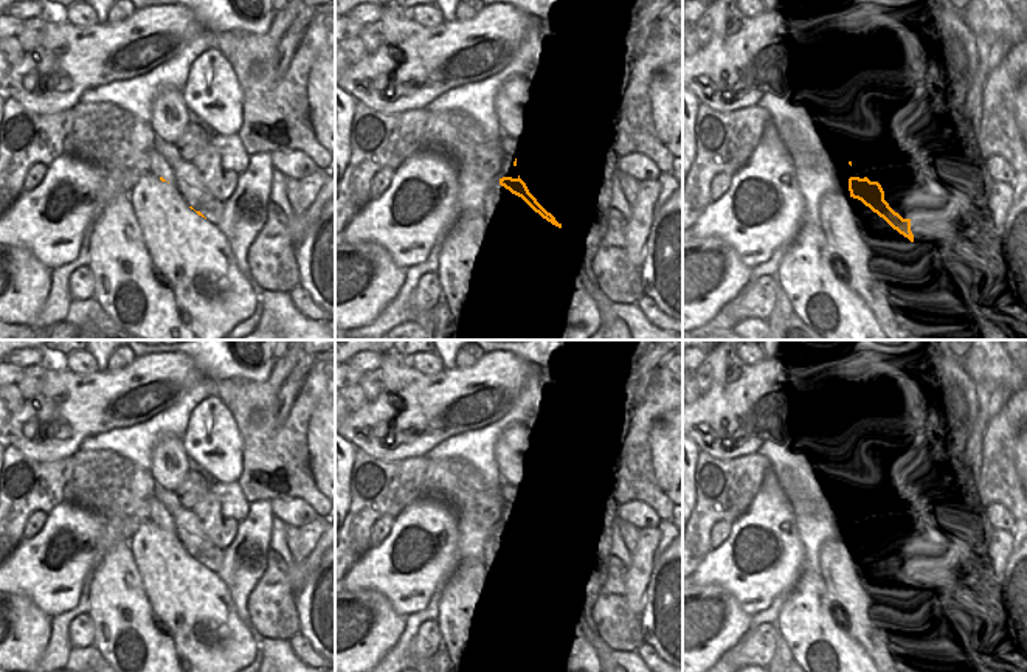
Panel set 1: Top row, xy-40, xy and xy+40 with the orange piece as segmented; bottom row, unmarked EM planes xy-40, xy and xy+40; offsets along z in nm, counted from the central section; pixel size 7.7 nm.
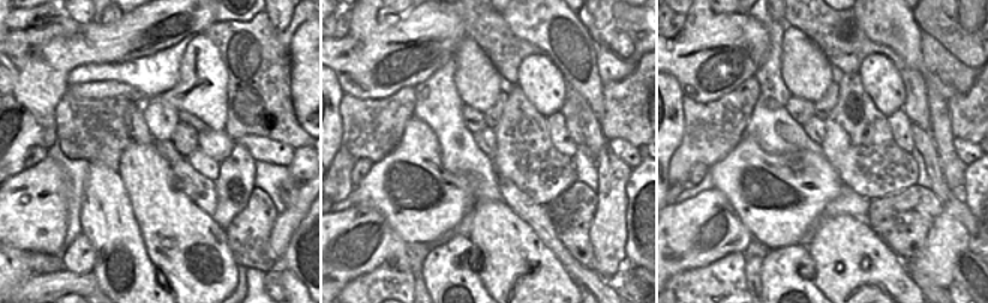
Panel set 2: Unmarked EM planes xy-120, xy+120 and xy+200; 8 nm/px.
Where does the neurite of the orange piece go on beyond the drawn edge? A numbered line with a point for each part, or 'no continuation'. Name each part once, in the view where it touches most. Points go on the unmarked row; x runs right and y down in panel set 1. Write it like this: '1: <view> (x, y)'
1: xy (506, 511).

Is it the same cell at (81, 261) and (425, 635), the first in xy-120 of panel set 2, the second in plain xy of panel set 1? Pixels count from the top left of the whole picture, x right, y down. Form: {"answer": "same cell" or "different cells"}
{"answer": "same cell"}

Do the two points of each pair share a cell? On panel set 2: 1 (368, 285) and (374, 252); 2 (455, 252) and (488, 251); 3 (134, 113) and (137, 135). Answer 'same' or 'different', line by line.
1: different
2: different
3: same

